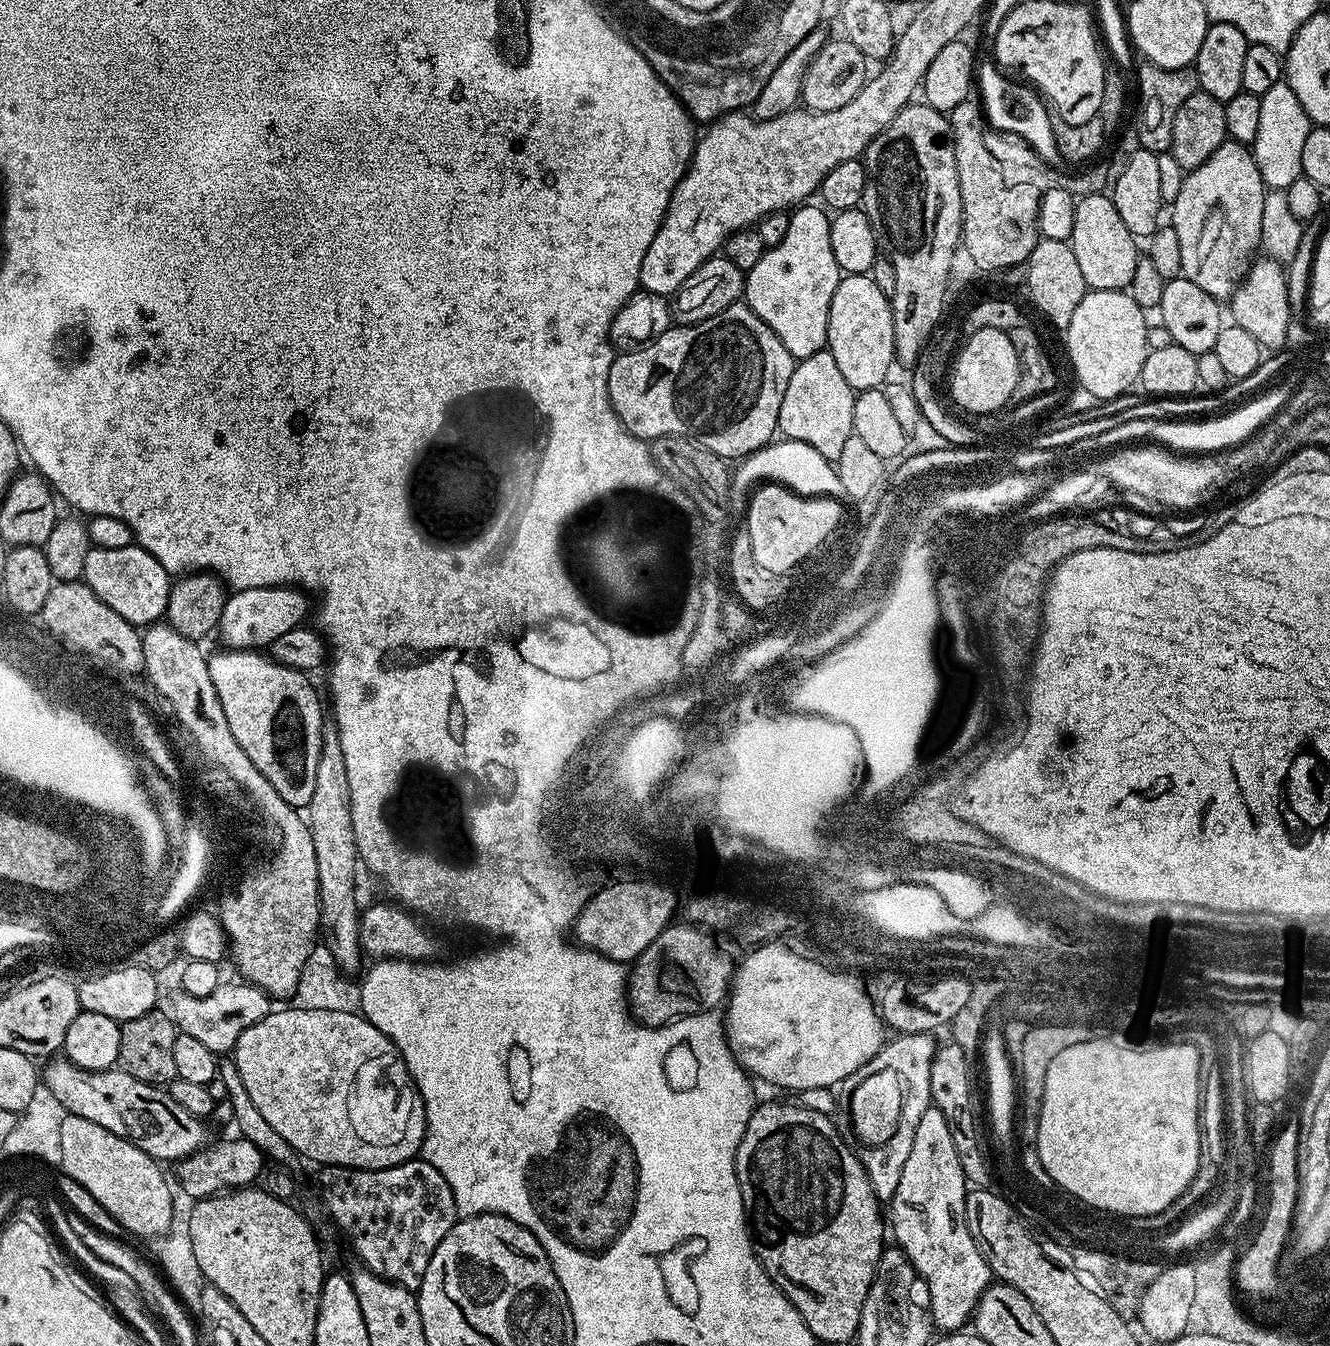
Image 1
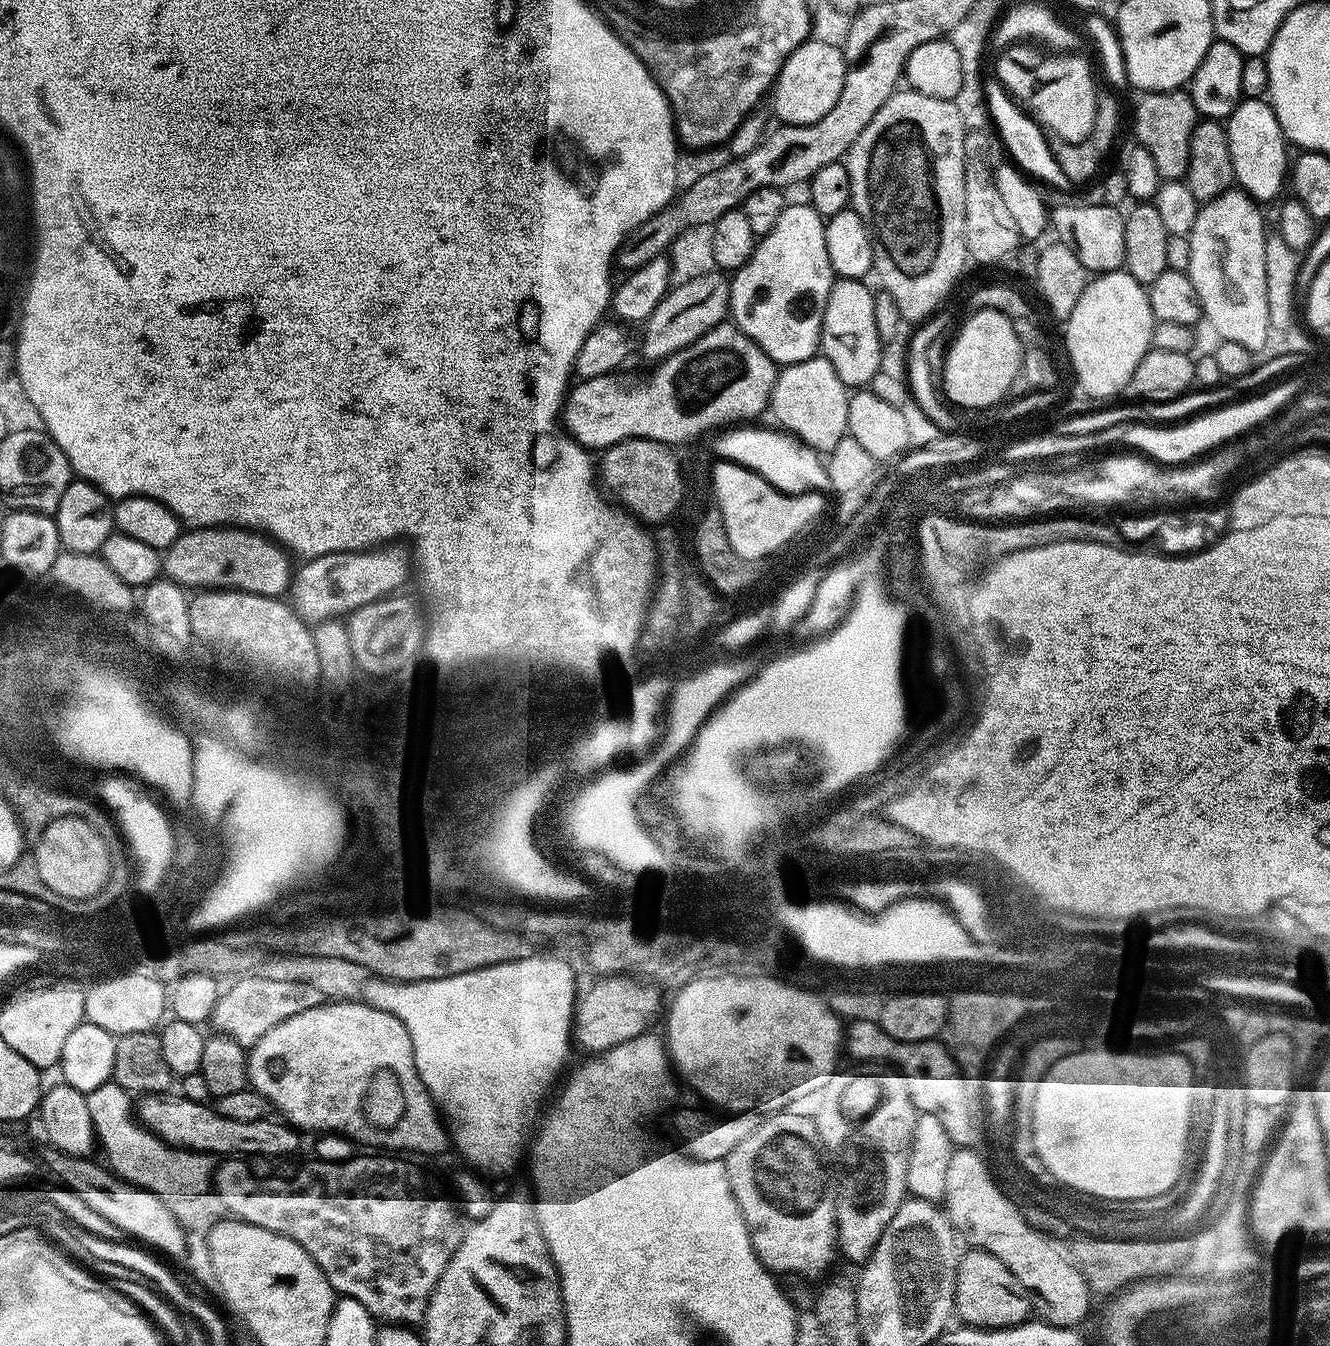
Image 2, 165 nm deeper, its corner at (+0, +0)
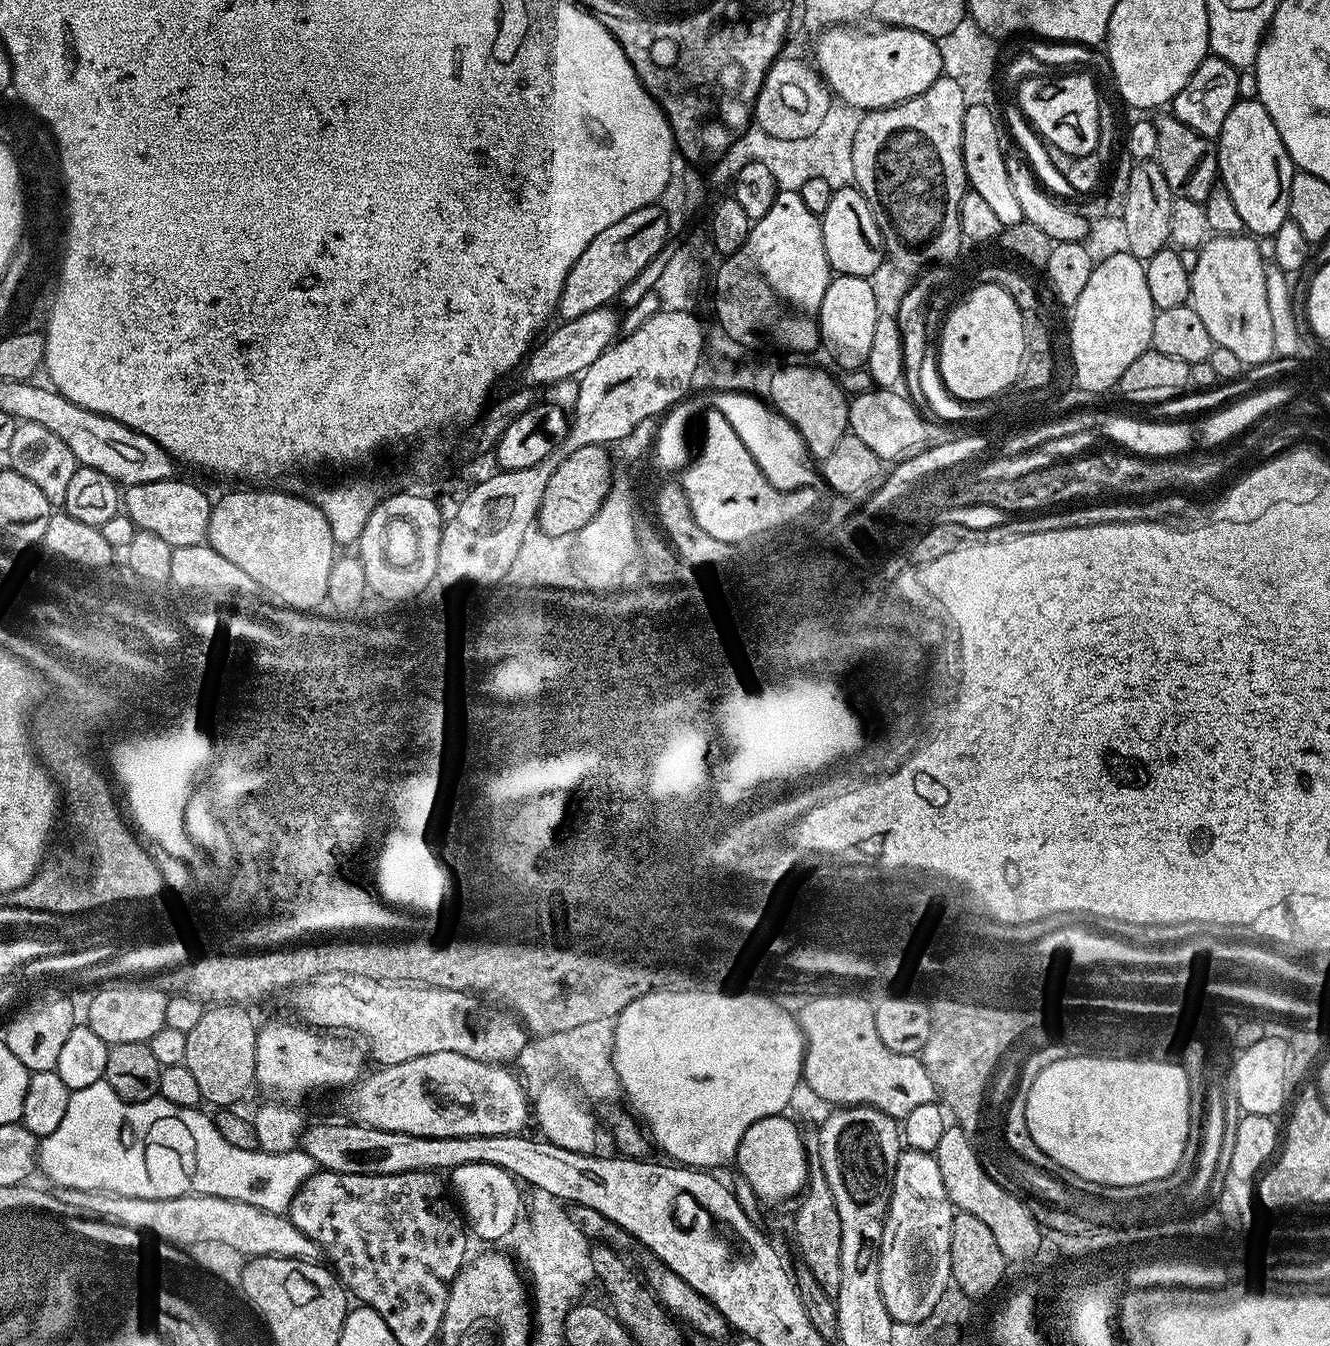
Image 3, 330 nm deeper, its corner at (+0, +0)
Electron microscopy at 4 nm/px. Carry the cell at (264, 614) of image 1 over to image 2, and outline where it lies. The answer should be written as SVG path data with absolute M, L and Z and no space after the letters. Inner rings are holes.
M380 546L362 552L331 552L314 556L292 573L292 582L286 593L297 615L308 622L319 622L343 617L363 604L385 599L395 588L400 588L410 576L410 552L407 547Z

